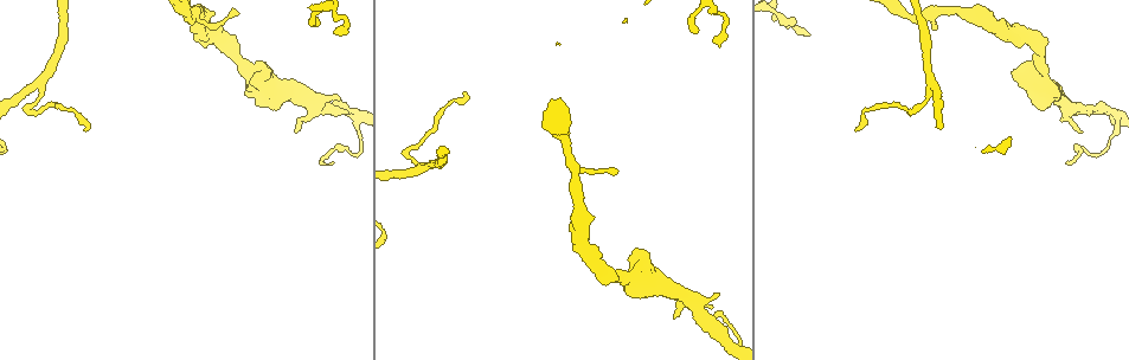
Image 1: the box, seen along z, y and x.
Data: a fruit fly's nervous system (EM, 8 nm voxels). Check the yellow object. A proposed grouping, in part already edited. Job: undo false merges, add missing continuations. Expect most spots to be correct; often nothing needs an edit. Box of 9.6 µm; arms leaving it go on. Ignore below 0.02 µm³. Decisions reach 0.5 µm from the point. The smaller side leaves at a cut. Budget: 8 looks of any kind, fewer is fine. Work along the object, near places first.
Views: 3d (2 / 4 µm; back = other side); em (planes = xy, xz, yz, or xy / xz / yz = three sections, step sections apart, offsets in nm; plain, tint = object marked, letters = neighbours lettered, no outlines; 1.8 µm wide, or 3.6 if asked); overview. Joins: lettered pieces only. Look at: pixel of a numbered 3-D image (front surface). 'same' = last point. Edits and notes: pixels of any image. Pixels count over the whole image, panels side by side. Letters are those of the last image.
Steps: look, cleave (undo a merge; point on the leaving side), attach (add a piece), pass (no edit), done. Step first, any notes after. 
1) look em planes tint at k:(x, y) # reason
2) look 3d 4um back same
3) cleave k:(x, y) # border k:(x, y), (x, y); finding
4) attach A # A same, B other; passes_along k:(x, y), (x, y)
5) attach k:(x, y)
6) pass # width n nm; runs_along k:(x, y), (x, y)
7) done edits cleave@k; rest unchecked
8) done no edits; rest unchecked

look em xy step 4 tint at 1:(716, 294)

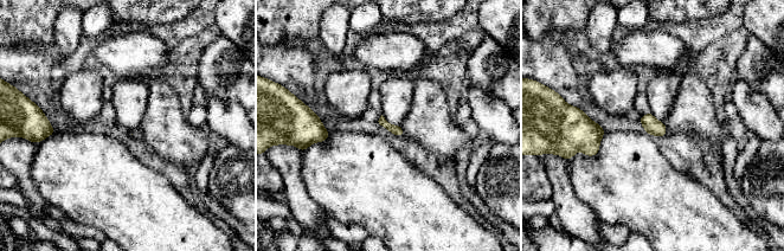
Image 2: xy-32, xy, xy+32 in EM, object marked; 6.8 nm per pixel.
look em planes letters same

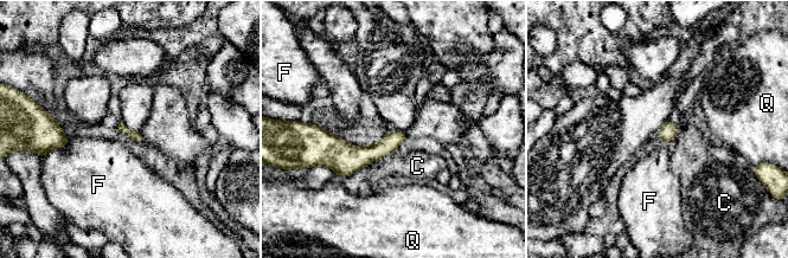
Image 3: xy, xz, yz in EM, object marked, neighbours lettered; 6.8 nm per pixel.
pass # longest_contact C 240 nm; C other, F other, Q other; border 3:(70, 140), (47, 152); none of them fits

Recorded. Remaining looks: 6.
look 3d 4um at 1:(464, 94) # long arm stops here

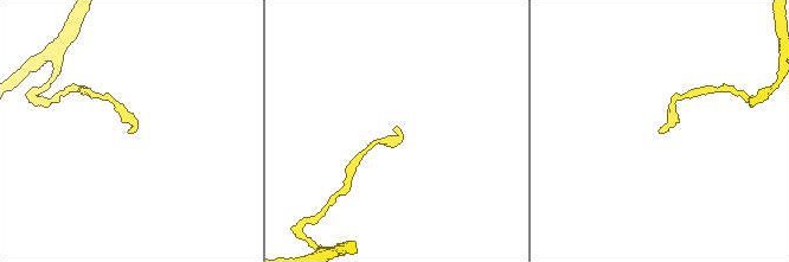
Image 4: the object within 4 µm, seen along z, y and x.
look em planes letters at 4:(658, 131) # now the EM

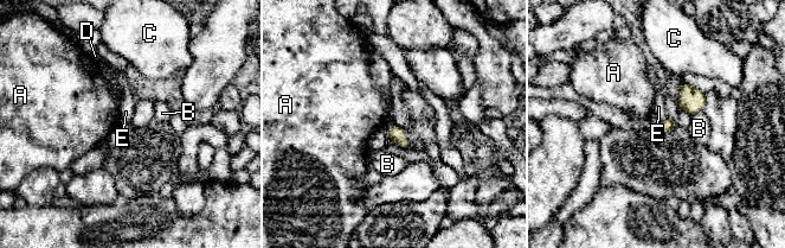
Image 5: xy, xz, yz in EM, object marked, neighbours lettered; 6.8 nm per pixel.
pass # A other, B other, C other, D other, E other; border 5:(668, 118), (660, 124); none of them fits

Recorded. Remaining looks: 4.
look em planes plain at 1:(28, 109) # sharp bend

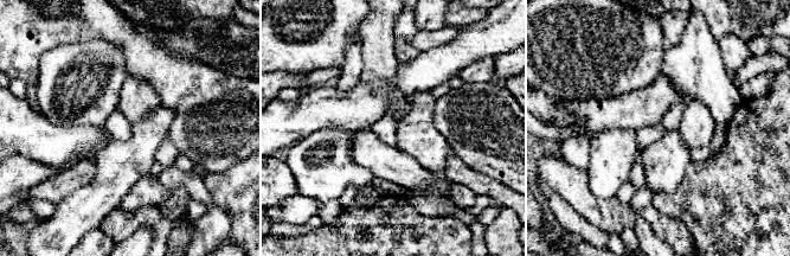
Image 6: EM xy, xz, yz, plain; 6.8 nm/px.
look em planes tint same # where the object lies

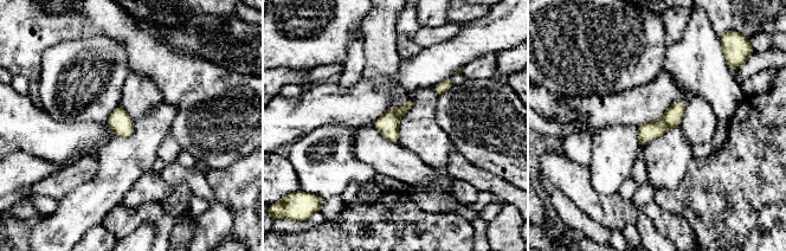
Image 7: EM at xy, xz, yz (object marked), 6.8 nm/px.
look em planes letters same

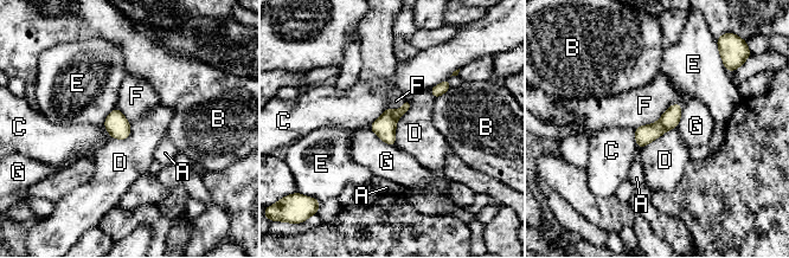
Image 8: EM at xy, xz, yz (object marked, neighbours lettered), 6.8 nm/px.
pass # longest_contact F 360 nm; A other, B other, C other, D other, E other, F other, G other; border 8:(675, 127), (664, 131), (641, 148); continuous, no second cell

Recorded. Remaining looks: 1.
done no edits; rest unchecked

